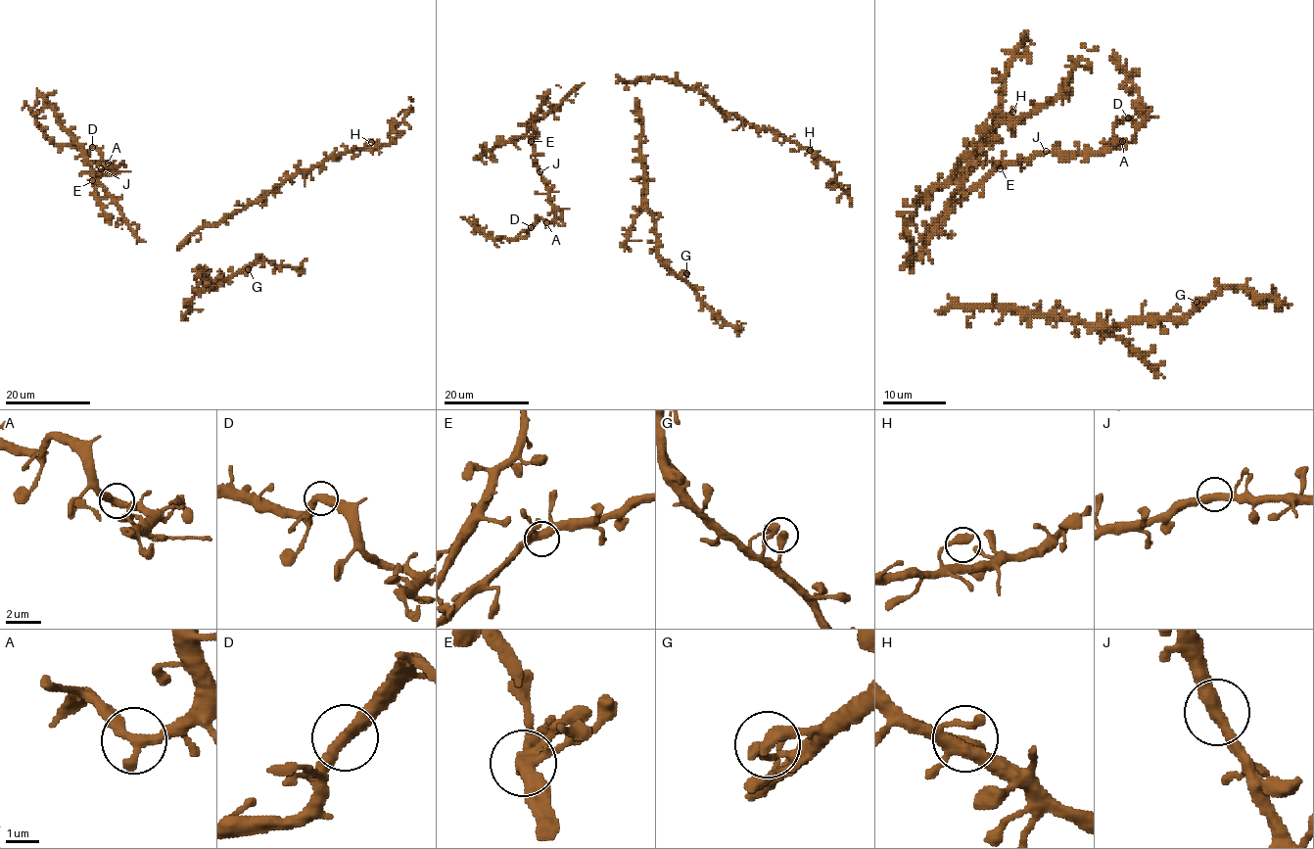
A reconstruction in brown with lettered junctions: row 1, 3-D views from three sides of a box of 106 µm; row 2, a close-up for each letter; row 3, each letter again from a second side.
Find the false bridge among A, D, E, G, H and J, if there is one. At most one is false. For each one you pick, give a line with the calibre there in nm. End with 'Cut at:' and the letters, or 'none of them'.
Cut at: none of them

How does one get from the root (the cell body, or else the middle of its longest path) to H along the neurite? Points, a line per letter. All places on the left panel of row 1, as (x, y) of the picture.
H: (176, 249), (200, 229), (219, 225), (299, 172), (306, 172), (330, 158), (363, 150), (371, 142)

